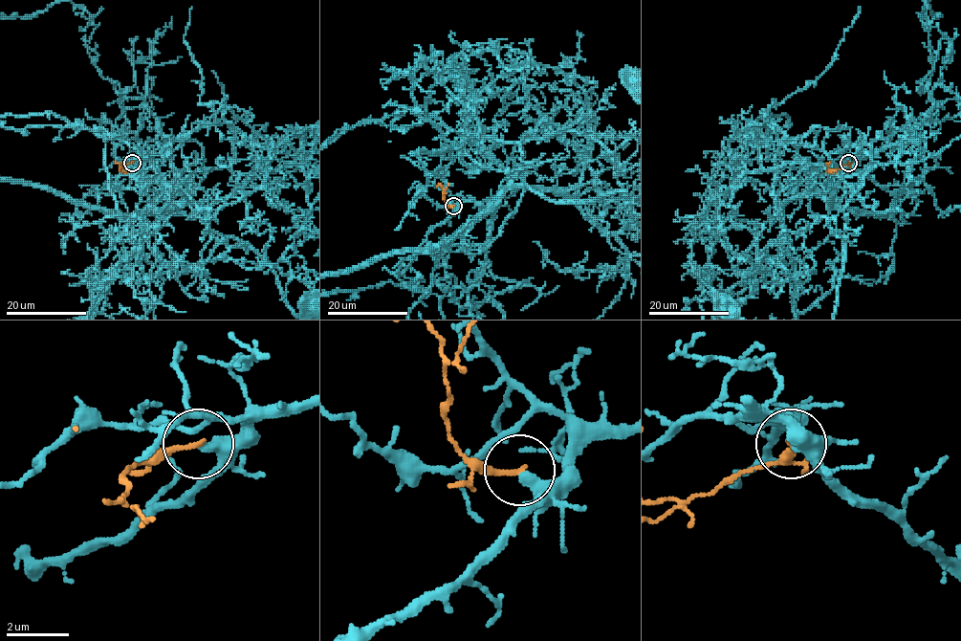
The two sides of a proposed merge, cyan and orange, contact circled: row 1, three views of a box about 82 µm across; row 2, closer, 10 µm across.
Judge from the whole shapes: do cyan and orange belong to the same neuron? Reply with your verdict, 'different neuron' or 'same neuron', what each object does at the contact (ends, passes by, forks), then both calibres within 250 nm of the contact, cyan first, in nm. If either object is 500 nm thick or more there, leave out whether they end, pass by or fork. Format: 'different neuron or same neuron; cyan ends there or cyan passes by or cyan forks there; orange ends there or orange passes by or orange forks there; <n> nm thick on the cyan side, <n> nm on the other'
different neuron; cyan ends there; orange ends there; 360 nm thick on the cyan side, 180 nm on the other

